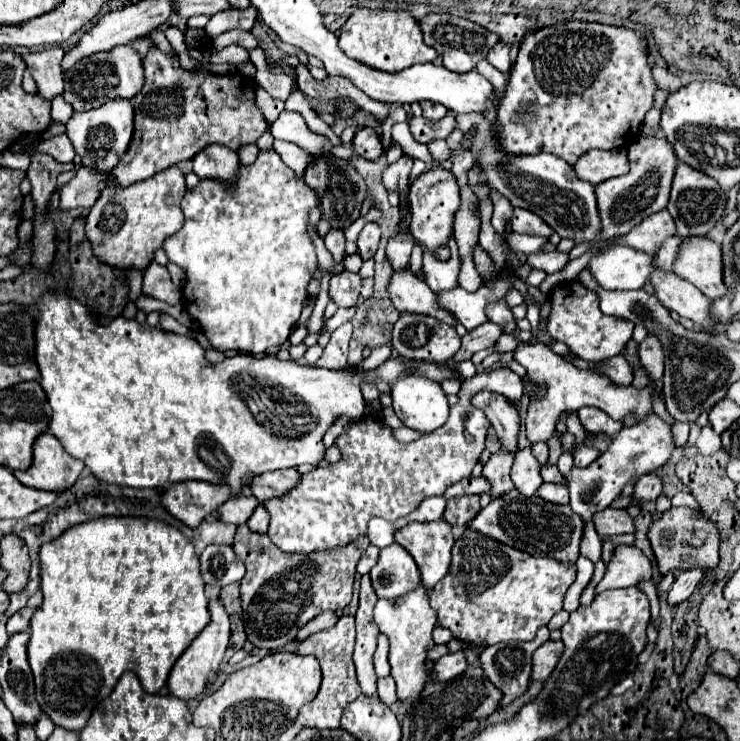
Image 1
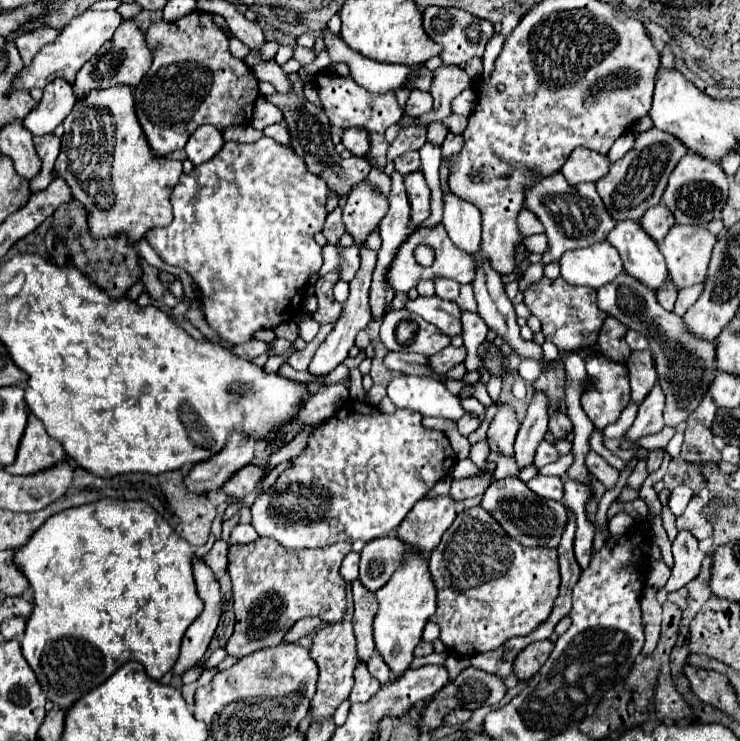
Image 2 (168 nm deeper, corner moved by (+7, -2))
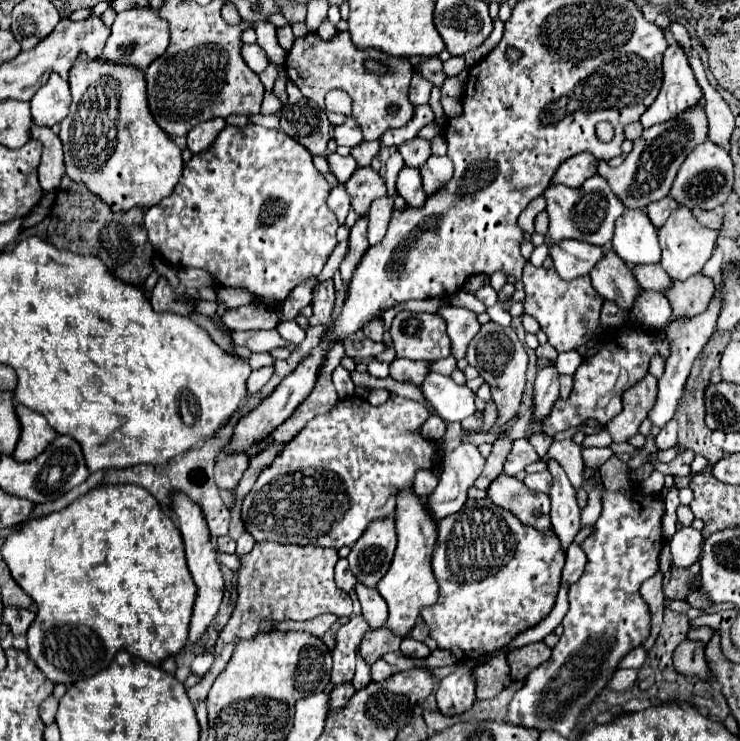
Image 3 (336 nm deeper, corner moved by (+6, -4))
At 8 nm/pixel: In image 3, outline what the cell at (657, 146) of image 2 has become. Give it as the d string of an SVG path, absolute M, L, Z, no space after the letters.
M698 105L694 111L686 111L684 115L654 125L650 129L644 129L644 133L634 141L632 151L626 155L624 163L620 167L610 167L608 163L600 161L598 165L598 175L602 175L614 195L622 201L626 209L644 209L654 201L664 199L670 193L672 181L676 177L678 167L684 163L686 155L704 143L708 137L708 121L704 115L704 109Z

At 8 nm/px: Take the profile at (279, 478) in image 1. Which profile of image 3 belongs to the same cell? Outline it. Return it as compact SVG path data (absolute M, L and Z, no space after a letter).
M222 451L216 457L216 469L214 469L216 471L218 489L234 491L246 469L248 469L248 455Z

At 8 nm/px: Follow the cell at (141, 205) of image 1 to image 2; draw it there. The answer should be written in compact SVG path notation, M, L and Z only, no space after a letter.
M113 85L113 87L107 87L107 89L91 89L85 99L81 99L81 101L75 103L75 107L71 109L71 113L69 113L67 119L63 121L63 127L65 127L65 133L63 133L63 137L61 137L61 153L59 153L59 157L57 157L55 171L57 171L57 175L59 175L61 179L65 179L65 183L69 185L69 189L71 189L71 193L73 193L73 197L79 199L79 201L85 205L87 213L89 213L89 227L91 227L91 233L93 233L95 237L113 237L113 235L117 235L117 233L123 231L123 233L127 233L129 241L135 243L135 241L139 241L153 225L165 227L165 225L171 223L173 213L171 213L171 201L169 201L169 197L171 197L173 187L175 187L177 181L179 181L179 175L183 173L183 165L181 165L181 161L175 161L175 159L171 159L171 157L155 157L153 149L149 149L149 141L147 141L147 137L145 137L145 131L141 129L141 125L139 125L139 121L137 121L137 115L135 115L135 101L133 101L133 91L131 91L129 85Z

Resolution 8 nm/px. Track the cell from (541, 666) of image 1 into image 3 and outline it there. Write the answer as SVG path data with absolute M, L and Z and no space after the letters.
M530 643L518 651L508 653L510 657L510 677L516 681L522 681L534 667L540 667L546 663L552 655L552 649L546 643Z

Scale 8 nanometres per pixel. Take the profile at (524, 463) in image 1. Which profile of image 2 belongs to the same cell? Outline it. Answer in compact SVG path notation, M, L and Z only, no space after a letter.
M535 393L515 439L515 459L521 467L533 463L533 453L537 451L537 445L543 441L543 435L547 433L547 409L549 397L545 393Z

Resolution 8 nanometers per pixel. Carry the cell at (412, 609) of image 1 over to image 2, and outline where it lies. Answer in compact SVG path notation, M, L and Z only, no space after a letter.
M407 549L401 567L381 589L375 591L375 597L379 601L379 611L373 623L377 651L381 653L389 669L395 675L401 675L401 671L409 669L409 663L413 661L413 649L421 641L423 627L435 613L435 585L429 573L425 553Z

